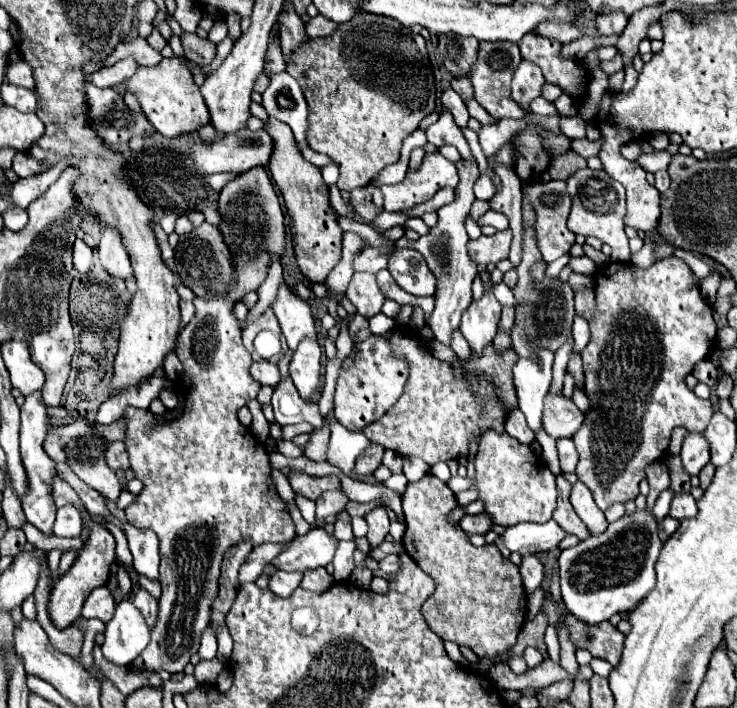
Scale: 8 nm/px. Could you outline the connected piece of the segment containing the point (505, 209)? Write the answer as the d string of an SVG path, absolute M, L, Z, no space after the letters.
M496 166L496 174L502 180L502 190L490 200L492 210L502 212L510 220L510 228L514 232L514 242L510 248L508 260L516 268L522 258L522 214L520 214L520 202L522 202L522 182L512 172L510 166Z

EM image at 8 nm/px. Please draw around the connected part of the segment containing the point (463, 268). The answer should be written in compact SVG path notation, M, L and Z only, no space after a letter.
M458 160L456 168L458 168L458 174L460 174L460 184L456 186L456 200L438 210L438 224L434 228L430 228L430 232L426 236L420 236L416 242L406 238L404 246L402 246L402 248L418 250L424 256L424 260L428 262L430 270L434 272L436 280L438 280L438 288L436 288L436 294L434 294L436 310L430 318L430 328L434 330L436 340L444 346L450 346L452 332L458 330L460 316L472 302L472 280L478 274L476 264L472 264L472 260L468 258L468 252L466 252L466 244L468 244L470 238L466 234L464 220L466 220L466 216L470 212L470 206L474 202L472 186L478 180L480 170L478 170L476 160L470 160L470 162L468 160Z

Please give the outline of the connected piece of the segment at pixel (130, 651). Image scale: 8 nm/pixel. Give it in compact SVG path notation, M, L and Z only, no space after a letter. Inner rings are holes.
M124 600L116 606L112 620L106 624L104 644L100 648L108 662L118 666L128 666L148 646L148 640L150 640L150 630L144 618L140 616L140 610L130 600Z

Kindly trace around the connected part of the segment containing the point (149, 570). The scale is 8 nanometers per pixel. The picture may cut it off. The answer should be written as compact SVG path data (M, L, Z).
M106 500L108 508L114 516L118 516L124 524L124 534L128 538L130 544L130 552L134 556L134 570L154 582L158 582L160 574L158 574L158 564L160 564L160 556L158 556L158 540L154 536L154 532L148 530L138 530L132 524L128 524L124 520L124 512L116 510L116 504Z

